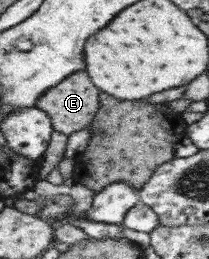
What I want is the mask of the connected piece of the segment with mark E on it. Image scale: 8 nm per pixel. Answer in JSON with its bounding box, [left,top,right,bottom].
[37,71,101,135]

